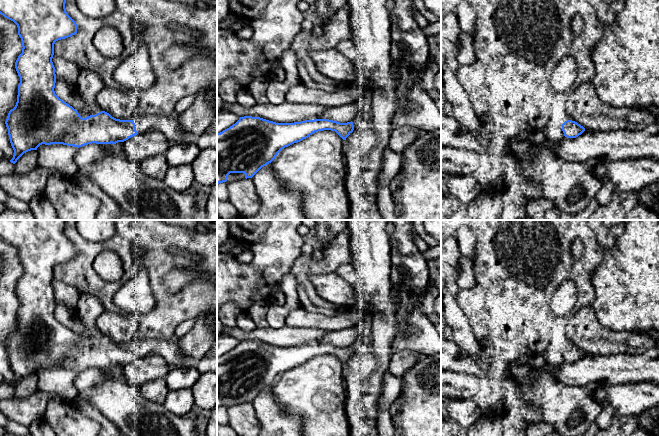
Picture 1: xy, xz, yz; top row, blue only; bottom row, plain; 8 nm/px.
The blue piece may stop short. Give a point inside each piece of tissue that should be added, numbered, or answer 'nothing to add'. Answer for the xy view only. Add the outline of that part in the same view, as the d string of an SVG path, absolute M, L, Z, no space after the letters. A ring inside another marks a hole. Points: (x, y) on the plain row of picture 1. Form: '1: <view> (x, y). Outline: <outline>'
1: xy (168, 349). Outline: M147 339L134 344L137 357L147 355L159 355L169 367L190 366L196 368L201 374L217 371L217 355L207 354L201 359L186 359L181 355L178 340L170 339Z

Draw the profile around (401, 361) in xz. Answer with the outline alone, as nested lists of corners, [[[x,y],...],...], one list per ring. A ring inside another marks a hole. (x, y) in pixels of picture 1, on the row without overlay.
[[[412,350],[394,352],[391,356],[388,371],[395,377],[402,378],[421,358],[421,353]]]

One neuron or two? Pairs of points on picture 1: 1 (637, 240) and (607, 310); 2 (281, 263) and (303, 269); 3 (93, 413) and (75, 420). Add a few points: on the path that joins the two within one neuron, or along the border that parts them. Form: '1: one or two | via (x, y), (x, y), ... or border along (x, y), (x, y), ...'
1: one | via (637, 257), (637, 280), (624, 293)
2: two | border along (301, 254), (295, 260), (289, 272)
3: two | border along (72, 400), (74, 405), (83, 414), (100, 425)

